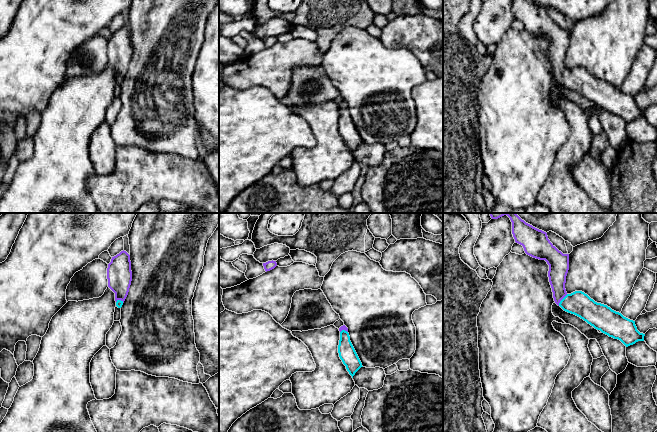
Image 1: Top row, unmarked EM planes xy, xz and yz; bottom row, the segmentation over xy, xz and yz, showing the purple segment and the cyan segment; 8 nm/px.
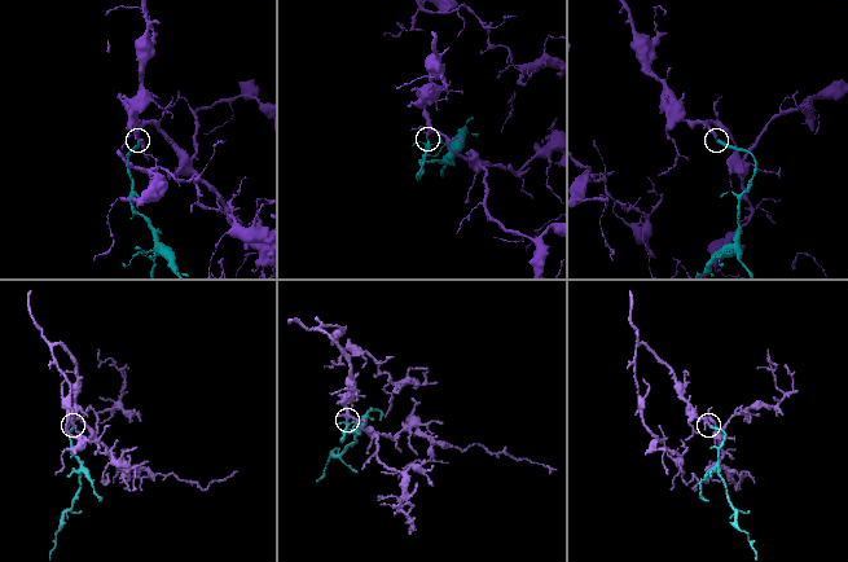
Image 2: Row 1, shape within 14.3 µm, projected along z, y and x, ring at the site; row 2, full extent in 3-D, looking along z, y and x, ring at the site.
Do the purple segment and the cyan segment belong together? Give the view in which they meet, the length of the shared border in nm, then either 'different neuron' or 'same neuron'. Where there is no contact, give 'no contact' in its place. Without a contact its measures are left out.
contact in yz; length 120 nm; same neuron

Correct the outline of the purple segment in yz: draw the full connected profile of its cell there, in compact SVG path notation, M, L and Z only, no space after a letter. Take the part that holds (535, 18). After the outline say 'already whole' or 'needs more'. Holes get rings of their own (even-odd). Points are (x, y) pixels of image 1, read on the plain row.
M512 0L512 10L515 18L522 21L527 31L545 36L549 41L548 53L555 79L564 87L574 90L602 109L620 116L626 123L638 117L644 117L645 110L637 106L635 97L624 93L607 81L597 79L582 67L568 70L565 65L566 52L569 46L569 30L563 30L548 15L547 9L530 0Z; needs more

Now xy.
M121 27L112 33L107 44L108 63L115 69L116 82L121 84L132 57L130 31Z; needs more

